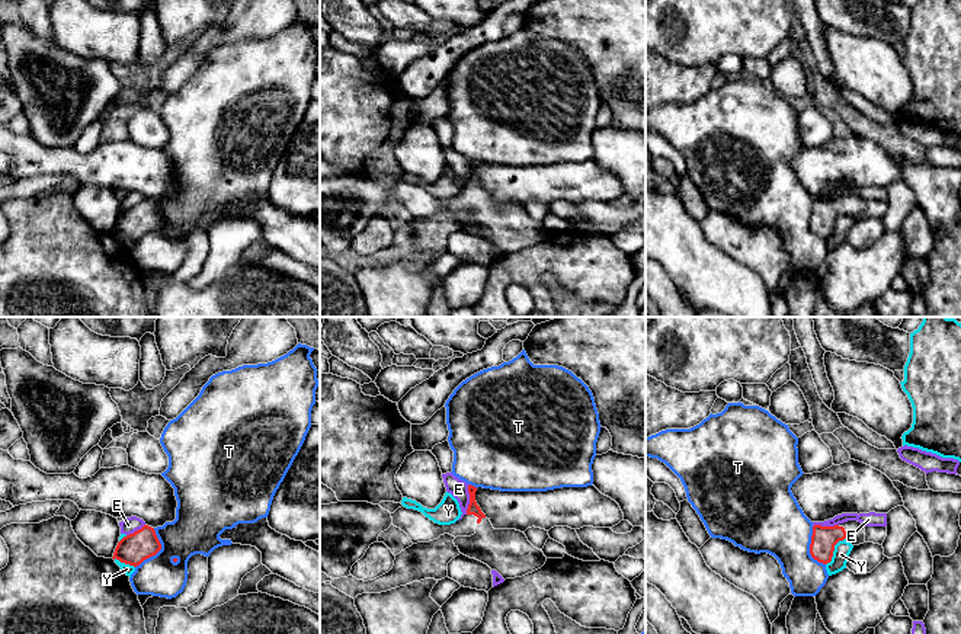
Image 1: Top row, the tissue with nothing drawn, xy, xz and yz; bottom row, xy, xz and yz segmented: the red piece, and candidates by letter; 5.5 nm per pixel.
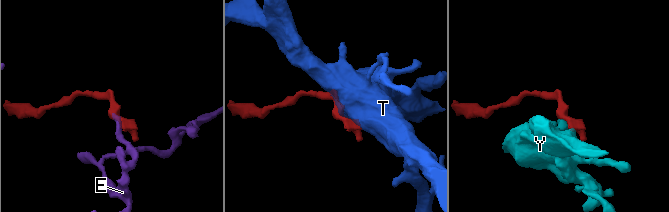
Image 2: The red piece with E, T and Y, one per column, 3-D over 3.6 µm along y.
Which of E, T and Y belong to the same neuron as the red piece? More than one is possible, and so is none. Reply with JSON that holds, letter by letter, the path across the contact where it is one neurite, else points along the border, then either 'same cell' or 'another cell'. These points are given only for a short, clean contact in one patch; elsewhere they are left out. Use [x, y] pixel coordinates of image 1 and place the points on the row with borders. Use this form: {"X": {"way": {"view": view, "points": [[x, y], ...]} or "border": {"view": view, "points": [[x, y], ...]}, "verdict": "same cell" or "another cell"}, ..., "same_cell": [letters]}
{"E": {"border": {"view": "xz", "points": [[470, 484], [465, 514]]}, "verdict": "another cell"}, "T": {"verdict": "another cell"}, "Y": {"border": {"view": "yz", "points": [[843, 538], [835, 546], [833, 556], [826, 564]]}, "verdict": "another cell"}, "same_cell": []}

